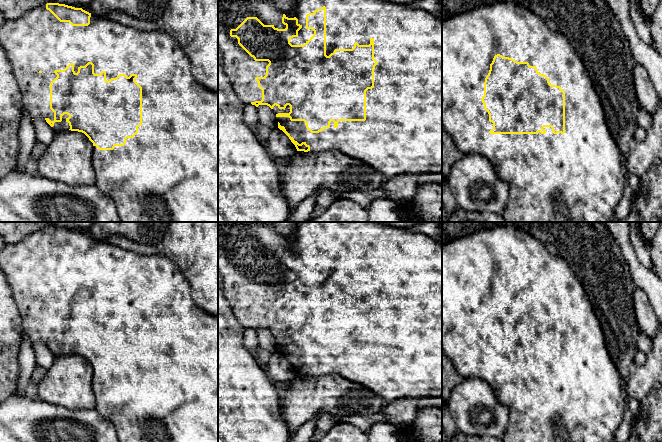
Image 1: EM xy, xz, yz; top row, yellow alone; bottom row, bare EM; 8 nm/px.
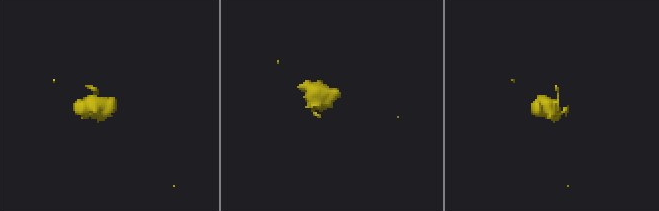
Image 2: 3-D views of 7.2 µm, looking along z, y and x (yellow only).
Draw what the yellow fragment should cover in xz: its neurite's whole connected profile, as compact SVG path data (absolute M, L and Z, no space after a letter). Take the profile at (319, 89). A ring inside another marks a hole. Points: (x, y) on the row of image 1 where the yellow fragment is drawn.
M218 0L218 47L223 55L223 69L233 88L244 105L267 105L276 114L278 128L282 130L295 145L297 151L337 150L349 157L358 159L380 172L386 179L401 174L427 174L442 172L442 21L428 11L412 8L402 3L381 0L296 0L296 7L291 13L277 9L272 0Z

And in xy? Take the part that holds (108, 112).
M47 3L17 19L6 19L0 27L0 44L11 62L23 95L22 112L32 120L44 118L55 133L68 130L82 132L93 143L95 186L114 201L121 222L218 222L218 92L204 87L195 79L190 58L162 28L142 31L97 17L82 8Z

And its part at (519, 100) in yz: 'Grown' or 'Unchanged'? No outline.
Grown

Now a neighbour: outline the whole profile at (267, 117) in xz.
M259 105L257 107L259 122L268 126L271 130L278 127L276 114L267 105Z

